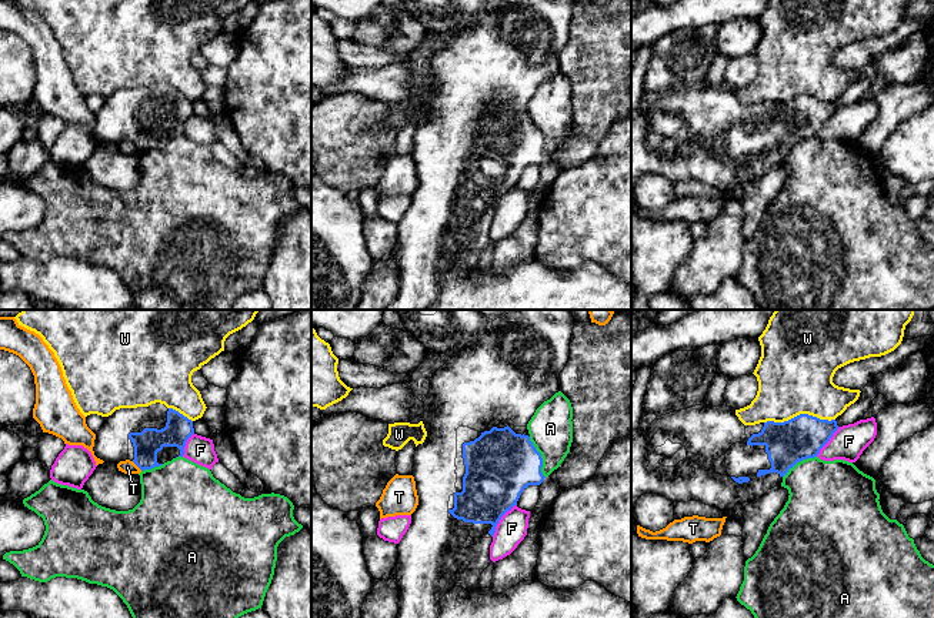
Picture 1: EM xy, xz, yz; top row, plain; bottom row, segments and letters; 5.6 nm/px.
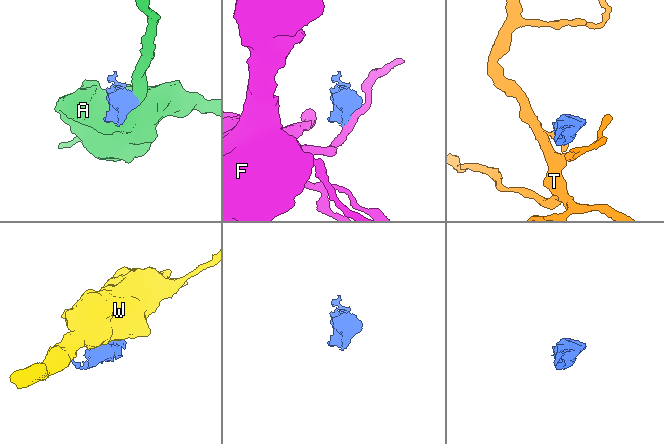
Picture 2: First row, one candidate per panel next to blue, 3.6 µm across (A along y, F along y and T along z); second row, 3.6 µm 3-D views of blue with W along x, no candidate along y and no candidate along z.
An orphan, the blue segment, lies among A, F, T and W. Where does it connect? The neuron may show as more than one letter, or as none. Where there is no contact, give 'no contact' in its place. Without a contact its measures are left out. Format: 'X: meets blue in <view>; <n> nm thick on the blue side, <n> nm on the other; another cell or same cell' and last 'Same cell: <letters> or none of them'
A: meets blue in xz; 380 nm thick on the blue side, 240 nm on the other; another cell
F: meets blue in xz; 360 nm thick on the blue side, 170 nm on the other; another cell
T: meets blue in xy; 150 nm thick on the blue side, 80 nm on the other; another cell
W: meets blue in yz; 240 nm thick on the blue side, 420 nm on the other; another cell
Same cell: none of them

